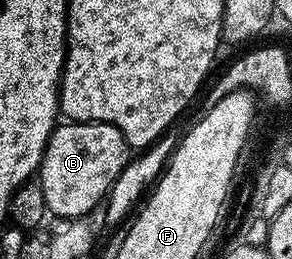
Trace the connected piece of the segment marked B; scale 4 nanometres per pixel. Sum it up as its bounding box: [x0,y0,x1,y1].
[39,121,131,220]

